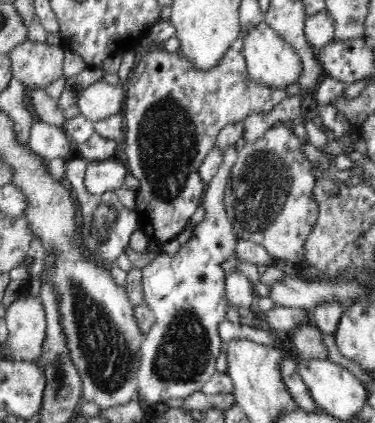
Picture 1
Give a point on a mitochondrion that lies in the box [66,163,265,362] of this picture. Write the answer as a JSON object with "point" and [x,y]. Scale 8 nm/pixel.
{"point":[103,227]}

